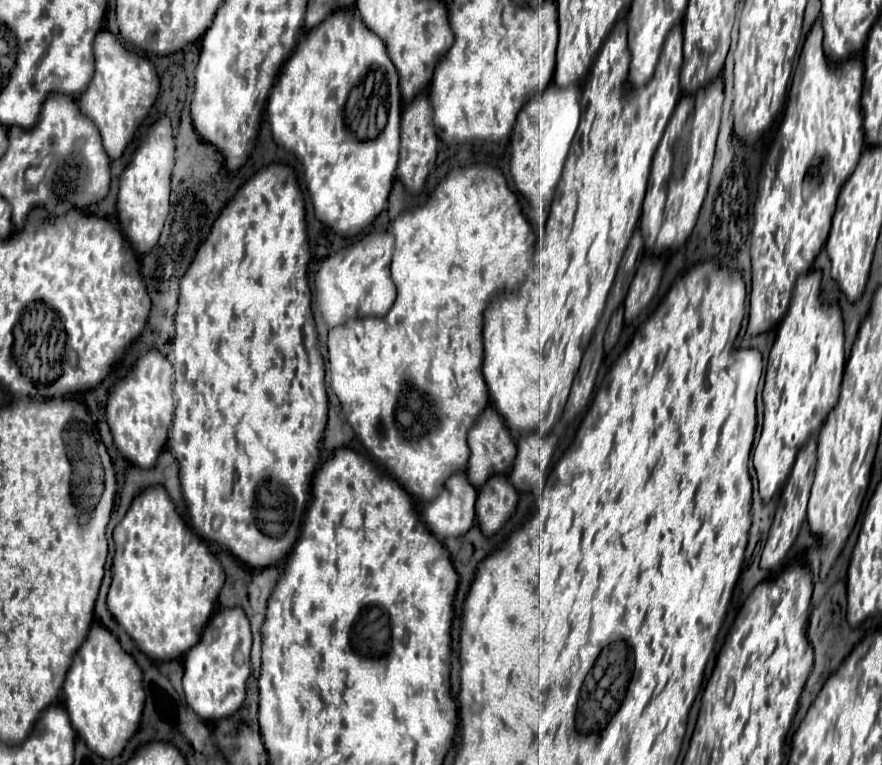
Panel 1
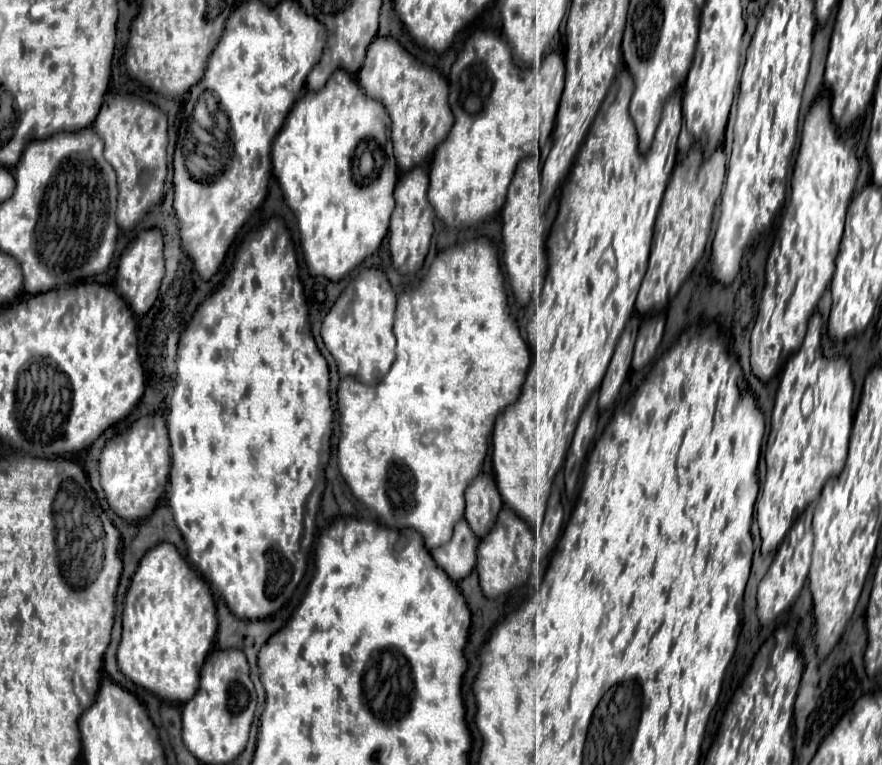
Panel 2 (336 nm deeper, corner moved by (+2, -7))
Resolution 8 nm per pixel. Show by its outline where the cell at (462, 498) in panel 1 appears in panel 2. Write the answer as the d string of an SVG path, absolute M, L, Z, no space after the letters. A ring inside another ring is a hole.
M459 520L453 526L453 536L447 544L437 546L431 554L433 560L453 578L459 582L475 568L475 554L477 554L477 536L471 532L465 520Z

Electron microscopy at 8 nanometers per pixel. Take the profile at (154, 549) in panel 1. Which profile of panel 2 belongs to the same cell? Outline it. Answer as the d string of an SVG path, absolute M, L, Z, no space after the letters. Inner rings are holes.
M171 542L153 546L139 562L123 604L123 636L117 650L119 670L169 702L187 702L197 690L201 662L213 650L217 632L209 584L189 566Z

